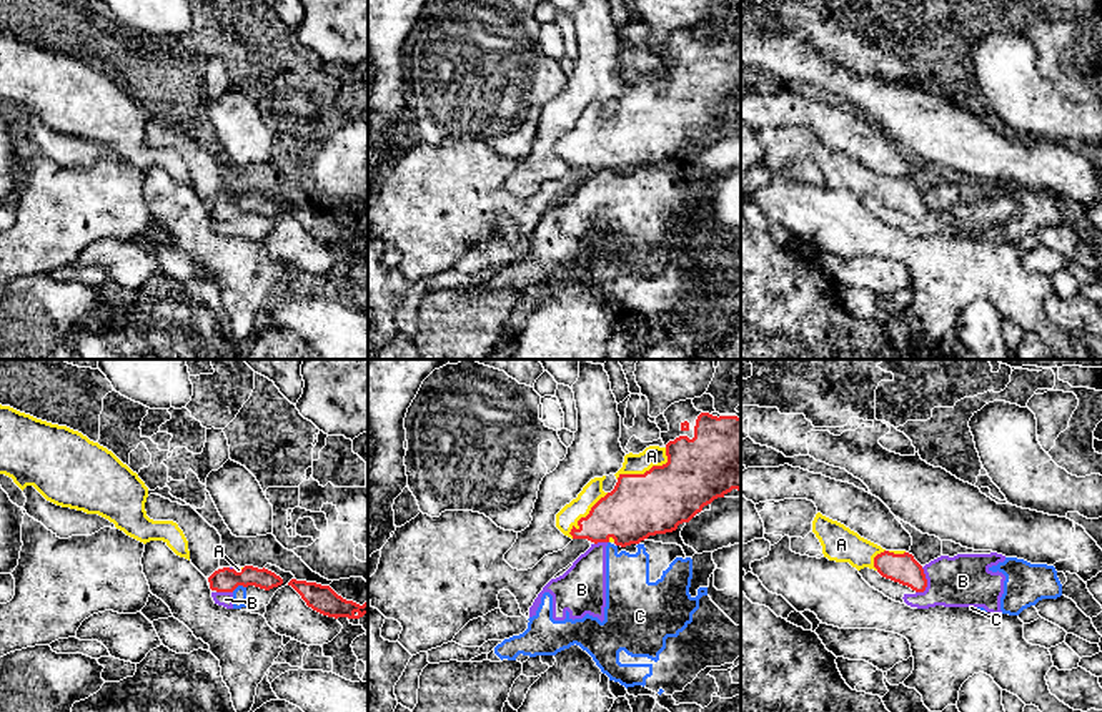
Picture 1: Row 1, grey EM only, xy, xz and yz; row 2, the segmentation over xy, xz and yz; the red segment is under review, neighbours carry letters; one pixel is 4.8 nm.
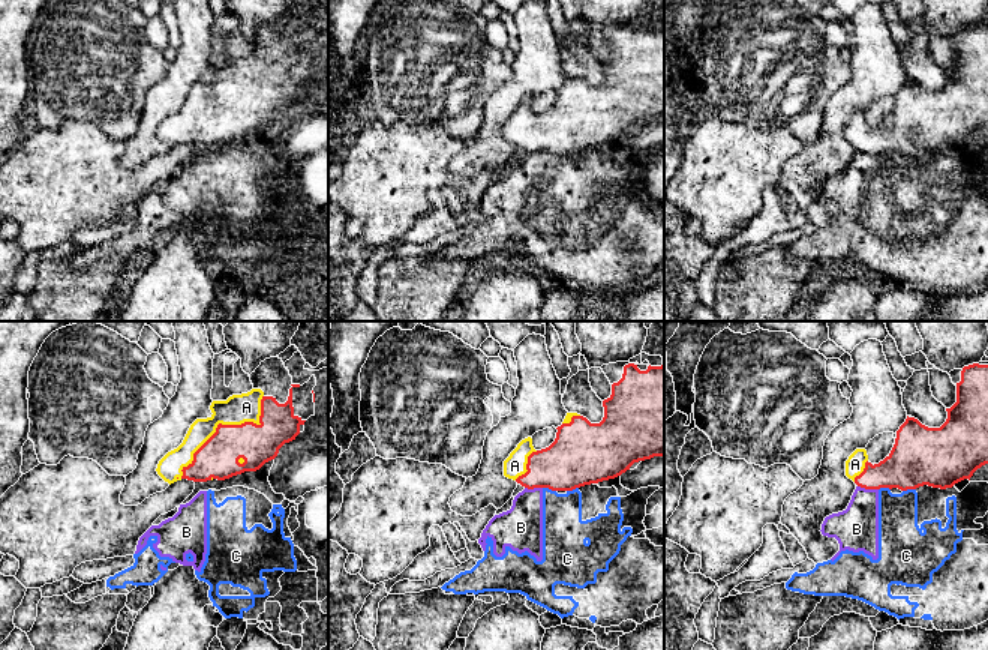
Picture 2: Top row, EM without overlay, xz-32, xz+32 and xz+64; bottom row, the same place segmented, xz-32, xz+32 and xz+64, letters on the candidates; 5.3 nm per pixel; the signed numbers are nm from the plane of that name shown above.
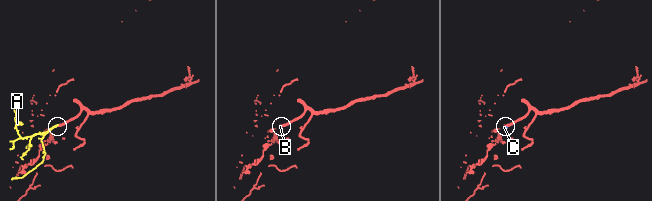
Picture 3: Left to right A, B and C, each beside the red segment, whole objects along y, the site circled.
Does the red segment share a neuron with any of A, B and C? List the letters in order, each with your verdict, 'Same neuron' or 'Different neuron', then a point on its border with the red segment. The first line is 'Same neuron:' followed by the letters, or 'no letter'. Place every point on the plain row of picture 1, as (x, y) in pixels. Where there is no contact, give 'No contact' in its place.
Same neuron: A
A: Same neuron. Touches red at xz (650, 97)
B: Different neuron. Touches red at yz (926, 210)
C: Different neuron. Touches red at xy (238, 212)

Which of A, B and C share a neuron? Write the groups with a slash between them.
A / B C

